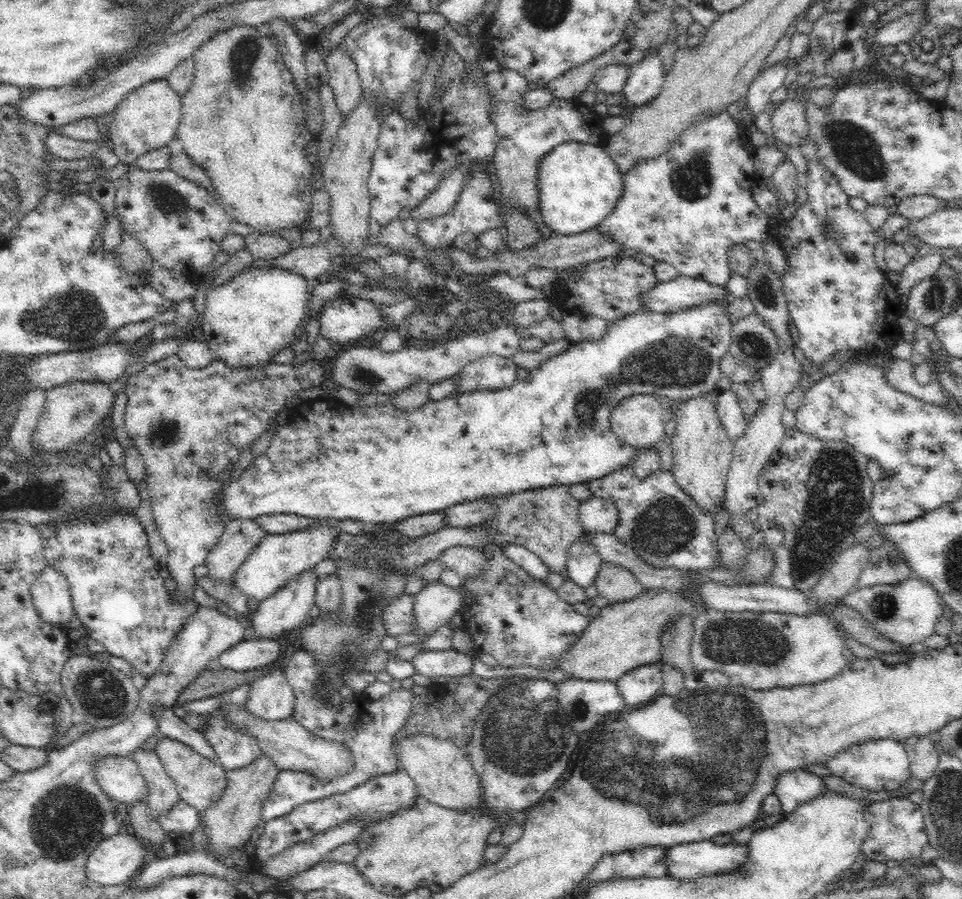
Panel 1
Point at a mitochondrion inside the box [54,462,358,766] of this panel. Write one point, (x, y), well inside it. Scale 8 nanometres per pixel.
(102, 692)

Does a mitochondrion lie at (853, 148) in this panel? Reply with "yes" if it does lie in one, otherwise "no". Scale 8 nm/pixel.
yes

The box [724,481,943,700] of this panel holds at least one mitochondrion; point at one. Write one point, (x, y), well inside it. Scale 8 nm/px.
(883, 605)

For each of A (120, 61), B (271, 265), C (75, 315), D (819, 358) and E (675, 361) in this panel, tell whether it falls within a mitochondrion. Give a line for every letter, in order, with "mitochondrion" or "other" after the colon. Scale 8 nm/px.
A: other
B: other
C: mitochondrion
D: other
E: mitochondrion

